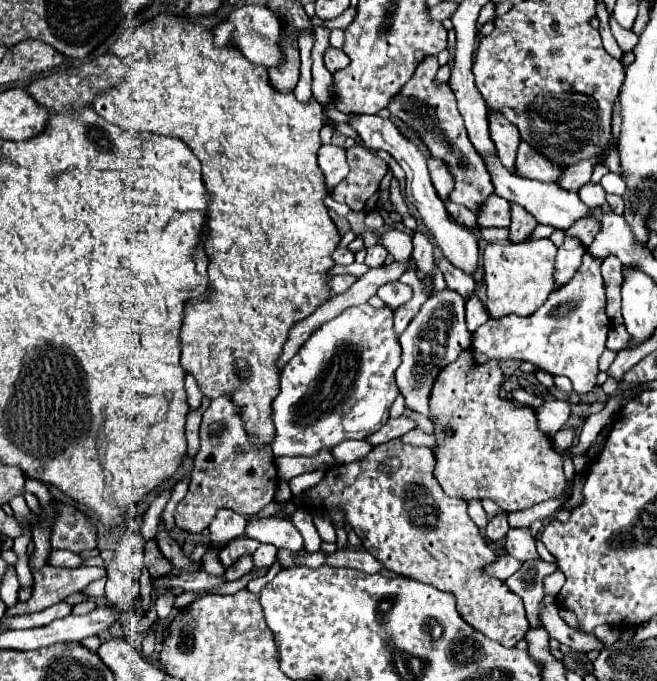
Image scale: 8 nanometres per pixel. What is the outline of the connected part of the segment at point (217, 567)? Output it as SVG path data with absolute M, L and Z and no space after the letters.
M208 549L206 553L204 553L204 557L202 557L202 565L204 565L204 571L206 573L212 573L212 575L224 575L224 565L220 563L220 559L218 559L218 551L216 549Z

